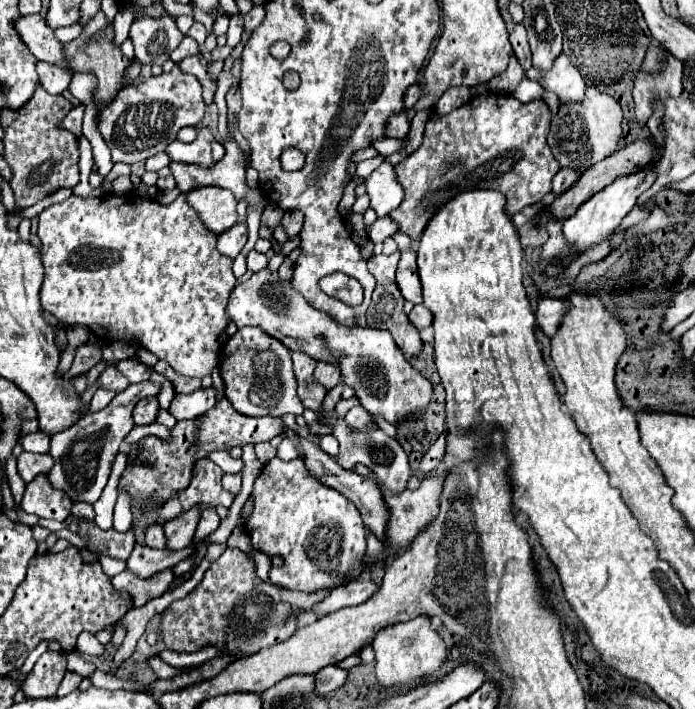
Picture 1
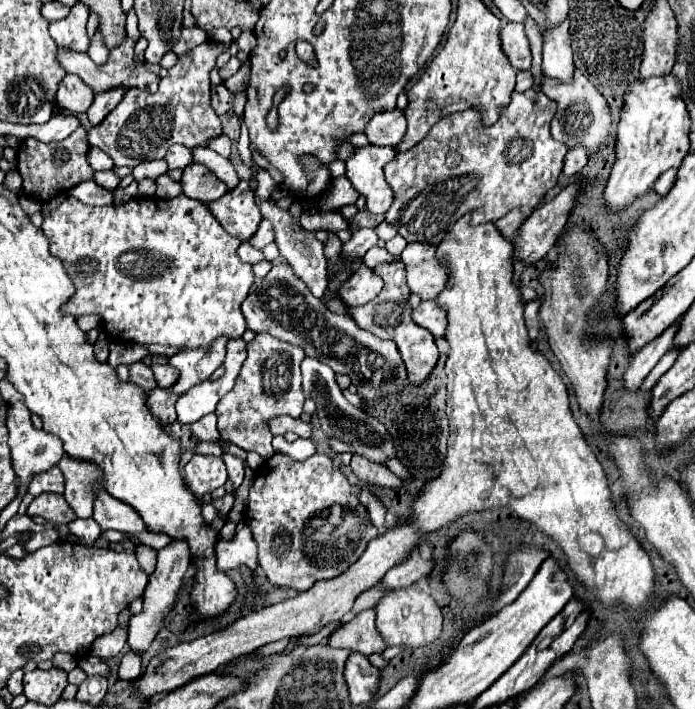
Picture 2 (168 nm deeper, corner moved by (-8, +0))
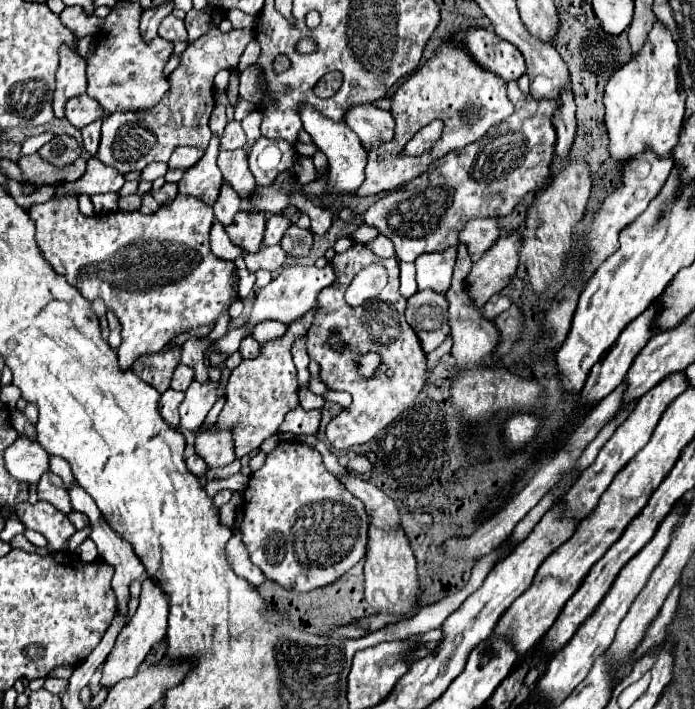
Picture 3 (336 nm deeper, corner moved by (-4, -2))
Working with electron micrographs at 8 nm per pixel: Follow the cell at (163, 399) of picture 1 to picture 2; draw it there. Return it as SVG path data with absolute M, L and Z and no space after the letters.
M245 522L237 524L237 534L231 542L219 540L215 544L215 560L217 568L223 572L235 570L239 566L249 566L251 570L257 568L257 546Z

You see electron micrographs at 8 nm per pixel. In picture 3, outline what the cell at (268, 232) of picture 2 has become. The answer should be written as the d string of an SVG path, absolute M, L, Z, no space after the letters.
M271 216L271 218L267 220L263 244L265 244L265 246L279 244L281 238L283 238L283 234L287 232L287 228L289 228L291 224L293 224L293 222L291 222L291 218L287 218L287 216Z

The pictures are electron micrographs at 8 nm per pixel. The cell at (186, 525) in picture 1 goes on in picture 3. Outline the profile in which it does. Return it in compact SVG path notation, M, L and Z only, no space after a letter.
M145 580L137 612L131 618L131 622L119 632L115 646L113 646L113 650L109 652L109 656L107 656L105 664L103 664L103 676L101 676L101 686L103 688L113 688L119 680L135 676L137 668L141 666L141 662L149 654L151 646L165 638L167 614L169 614L169 600L167 600L167 596L161 592L161 588L153 580Z

